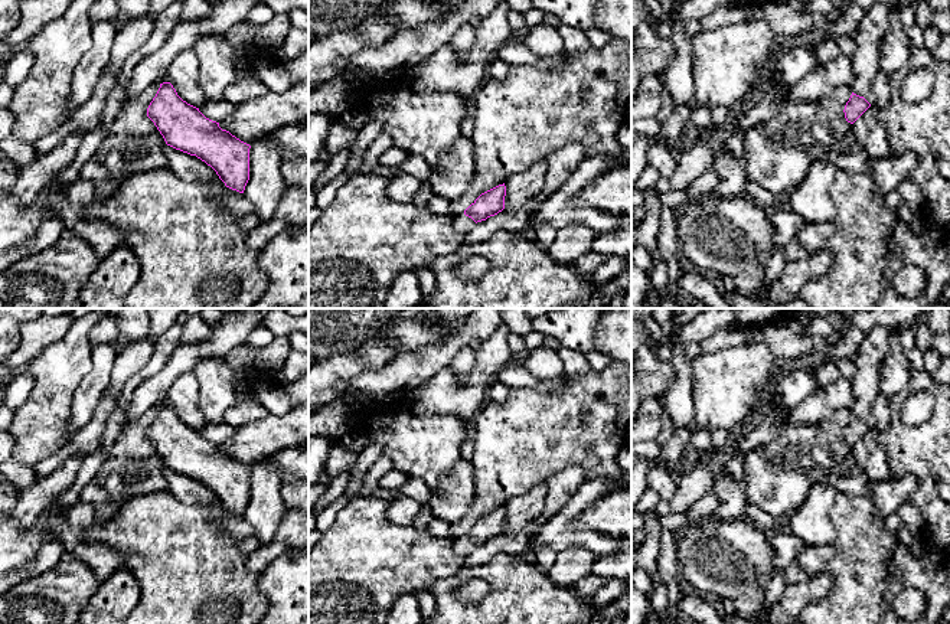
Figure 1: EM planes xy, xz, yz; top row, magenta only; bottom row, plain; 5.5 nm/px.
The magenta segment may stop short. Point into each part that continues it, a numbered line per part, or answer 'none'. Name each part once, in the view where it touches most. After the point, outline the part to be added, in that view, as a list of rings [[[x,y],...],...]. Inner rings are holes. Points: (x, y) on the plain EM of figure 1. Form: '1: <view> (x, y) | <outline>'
1: yz (875, 346) | [[[889,326],[874,327],[865,334],[855,357],[856,373],[851,380],[853,396],[851,412],[869,427],[874,425],[872,408],[879,398],[879,366],[889,353],[892,334],[894,330]]]

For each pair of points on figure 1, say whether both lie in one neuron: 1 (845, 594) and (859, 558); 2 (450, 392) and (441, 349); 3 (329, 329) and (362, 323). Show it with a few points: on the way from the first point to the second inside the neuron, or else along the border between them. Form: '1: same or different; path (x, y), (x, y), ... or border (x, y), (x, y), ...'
1: same; path (854, 585), (858, 581), (859, 567)
2: different; border (446, 369), (415, 386)
3: same; path (338, 323), (353, 323)

